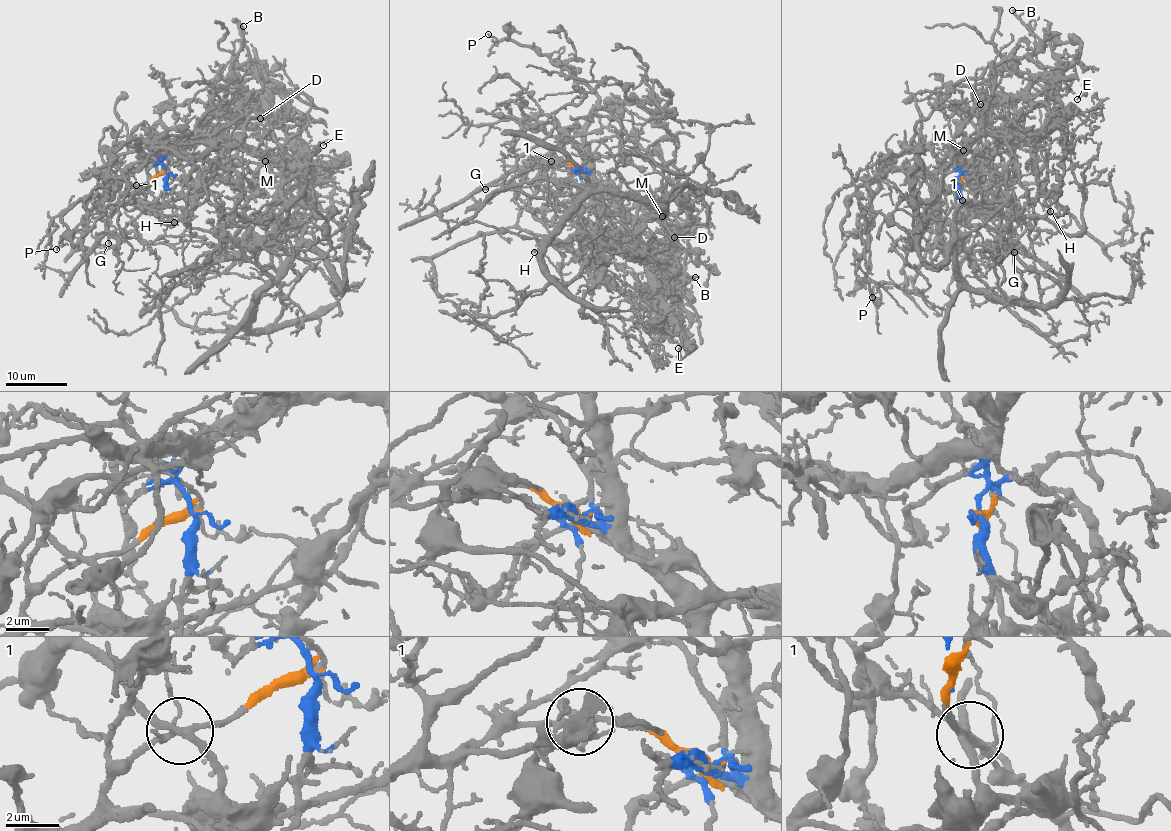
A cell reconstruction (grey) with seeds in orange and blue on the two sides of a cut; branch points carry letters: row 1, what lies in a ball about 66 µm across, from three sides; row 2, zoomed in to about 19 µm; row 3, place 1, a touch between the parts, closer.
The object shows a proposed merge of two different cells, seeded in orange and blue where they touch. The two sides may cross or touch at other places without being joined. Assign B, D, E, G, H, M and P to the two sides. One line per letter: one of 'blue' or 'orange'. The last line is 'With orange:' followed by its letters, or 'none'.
B: blue
D: blue
E: blue
G: orange
H: orange
M: blue
P: blue
With orange: G, H

